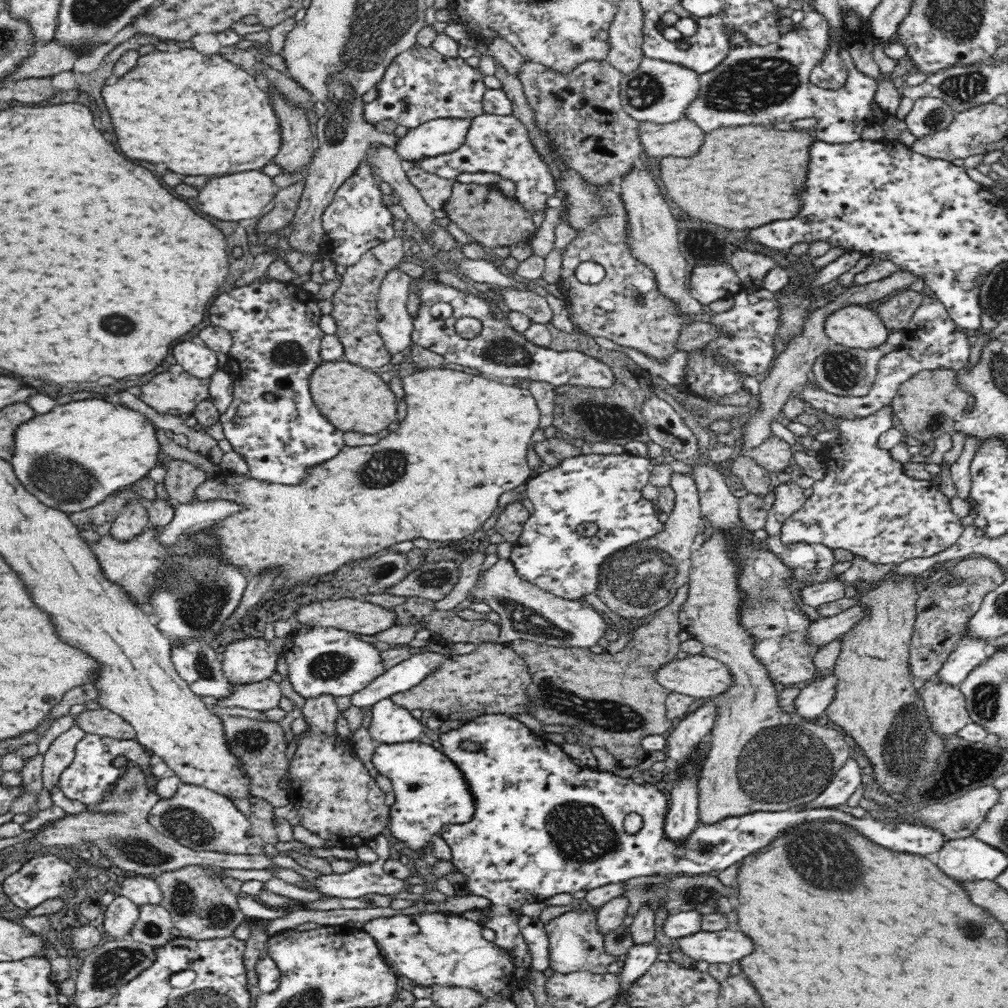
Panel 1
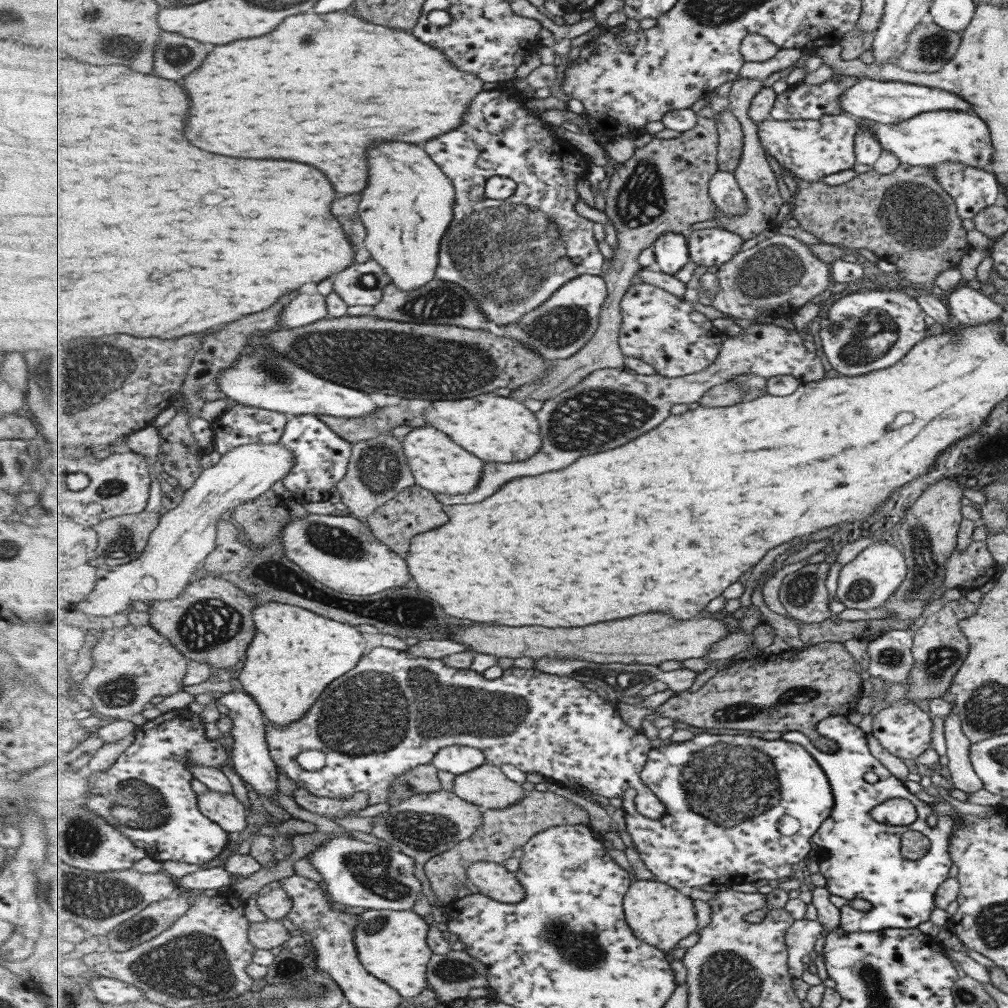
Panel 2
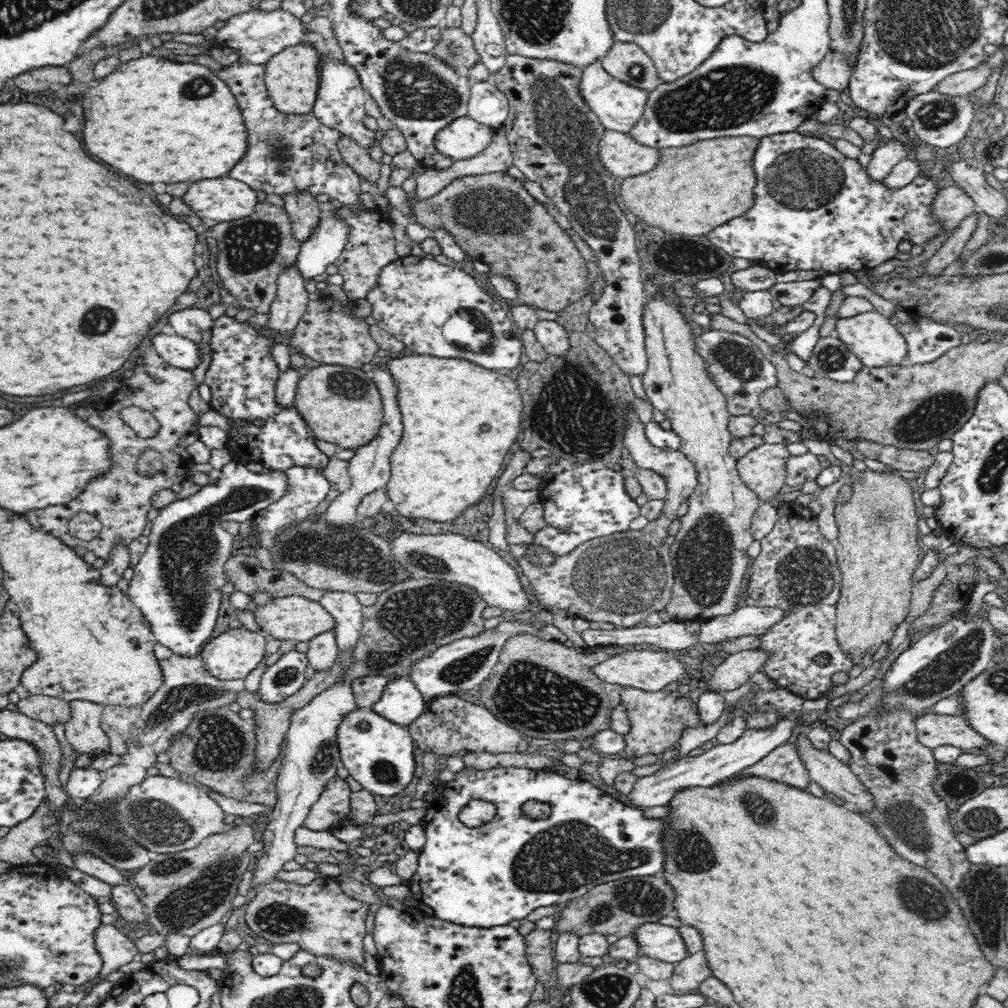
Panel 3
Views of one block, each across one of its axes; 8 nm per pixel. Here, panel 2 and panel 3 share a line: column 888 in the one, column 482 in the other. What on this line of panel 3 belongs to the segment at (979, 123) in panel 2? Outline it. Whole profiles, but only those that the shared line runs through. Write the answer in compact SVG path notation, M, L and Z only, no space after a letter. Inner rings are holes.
M468 115L453 120L436 135L436 148L454 161L474 158L488 148L494 129Z

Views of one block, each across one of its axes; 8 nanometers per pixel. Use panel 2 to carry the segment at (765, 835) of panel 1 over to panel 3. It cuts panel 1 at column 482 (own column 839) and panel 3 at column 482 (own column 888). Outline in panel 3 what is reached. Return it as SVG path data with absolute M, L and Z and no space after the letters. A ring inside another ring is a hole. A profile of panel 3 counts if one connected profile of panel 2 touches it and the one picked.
M492 768L488 772L469 772L463 770L456 775L456 779L444 785L442 794L434 800L434 803L427 808L427 814L422 821L425 830L425 844L419 850L418 866L413 878L409 880L409 888L412 896L420 904L424 904L433 909L433 916L437 919L449 923L464 925L465 927L492 928L495 926L504 926L510 924L512 920L522 920L526 918L532 910L540 906L554 906L574 900L576 897L584 896L588 889L595 888L597 885L612 881L624 879L630 876L652 876L664 868L664 851L662 848L662 836L664 836L665 820L658 818L644 818L643 810L636 810L623 804L620 800L605 794L602 789L592 786L590 782L578 782L577 780L568 780L564 776L558 776L554 772L543 772L543 770L526 768ZM480 799L488 800L496 806L496 816L490 822L468 828L458 819L460 810L470 800ZM530 800L538 800L540 803L549 803L552 805L552 814L548 820L533 820L521 812L521 807Z

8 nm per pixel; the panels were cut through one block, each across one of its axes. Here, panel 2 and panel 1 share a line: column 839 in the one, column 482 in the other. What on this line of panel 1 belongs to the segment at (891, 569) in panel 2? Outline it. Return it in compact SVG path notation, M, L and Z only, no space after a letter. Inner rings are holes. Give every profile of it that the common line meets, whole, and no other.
M499 559L489 568L481 570L475 585L469 590L469 594L473 601L488 604L490 610L496 612L500 617L499 635L491 642L496 645L509 644L513 640L522 639L550 646L588 648L596 644L596 640L606 630L604 620L592 608L584 608L578 601L562 599L528 582L516 574L516 567L513 566L510 559Z

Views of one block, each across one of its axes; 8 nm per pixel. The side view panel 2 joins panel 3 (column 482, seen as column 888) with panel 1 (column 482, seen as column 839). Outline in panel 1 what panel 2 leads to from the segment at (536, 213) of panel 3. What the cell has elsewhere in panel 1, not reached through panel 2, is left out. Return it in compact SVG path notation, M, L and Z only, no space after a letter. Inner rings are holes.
M456 180L444 211L466 235L473 238L471 241L486 248L530 244L536 234L536 224L532 221L532 214L518 199L504 195L495 185L477 185Z

